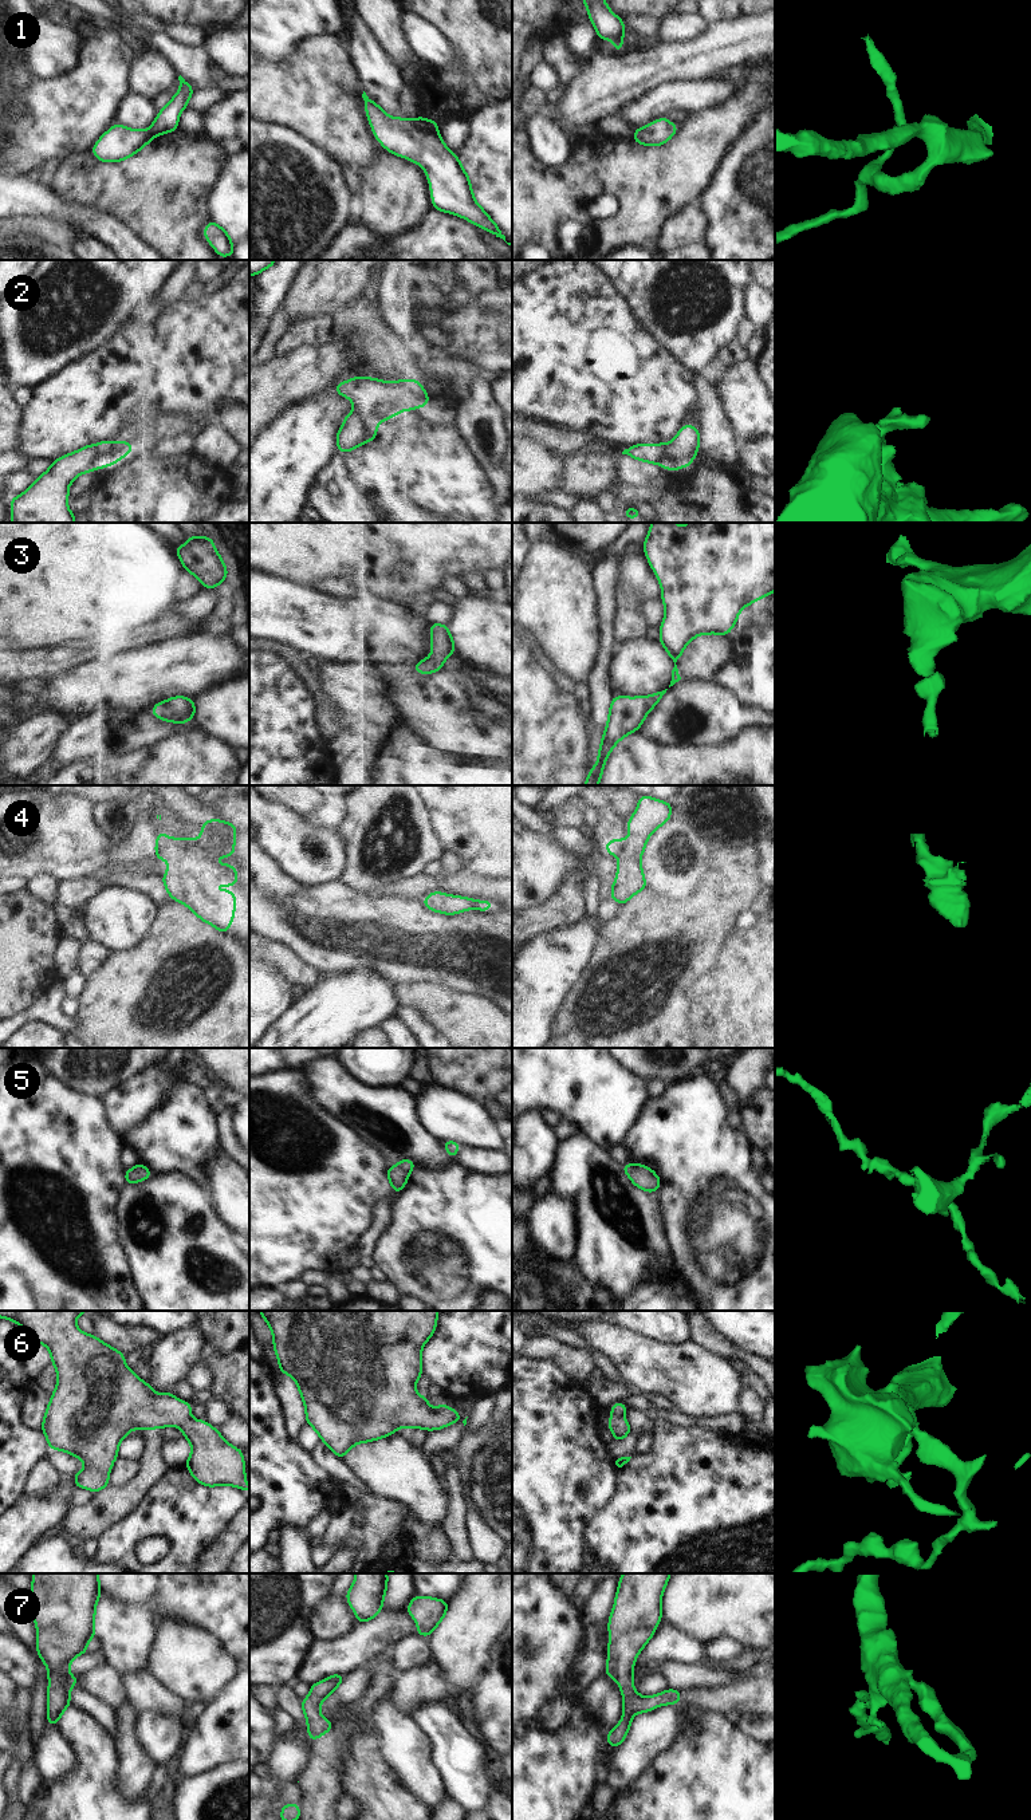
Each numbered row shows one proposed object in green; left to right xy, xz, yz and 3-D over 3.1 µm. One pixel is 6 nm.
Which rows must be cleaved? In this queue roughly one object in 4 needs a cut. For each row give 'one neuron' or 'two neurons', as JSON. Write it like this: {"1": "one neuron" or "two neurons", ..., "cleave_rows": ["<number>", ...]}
{"1": "two neurons", "2": "two neurons", "3": "one neuron", "4": "one neuron", "5": "one neuron", "6": "one neuron", "7": "one neuron", "cleave_rows": ["1", "2"]}

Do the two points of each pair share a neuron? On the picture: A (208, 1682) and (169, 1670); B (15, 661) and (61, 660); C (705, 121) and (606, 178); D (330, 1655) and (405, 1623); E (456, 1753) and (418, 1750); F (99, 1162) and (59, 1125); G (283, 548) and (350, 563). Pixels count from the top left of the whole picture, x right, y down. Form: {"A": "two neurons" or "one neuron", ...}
{"A": "one neuron", "B": "one neuron", "C": "one neuron", "D": "one neuron", "E": "two neurons", "F": "one neuron", "G": "one neuron"}

